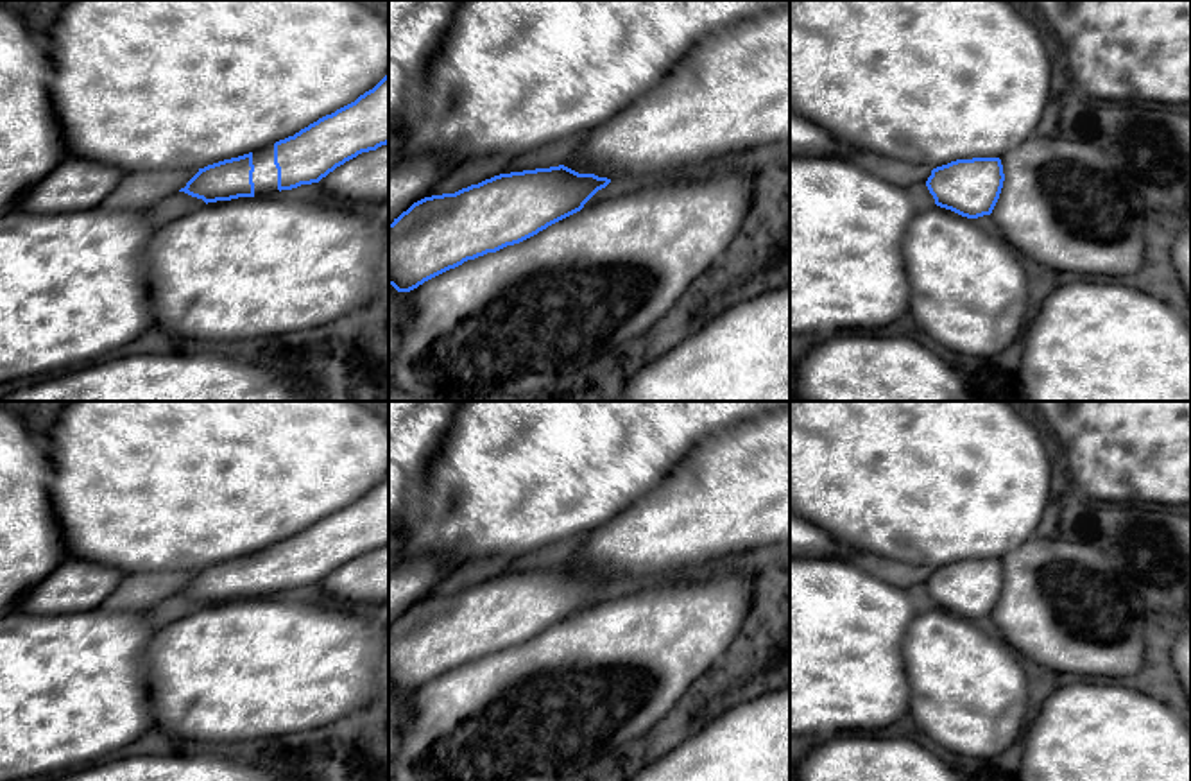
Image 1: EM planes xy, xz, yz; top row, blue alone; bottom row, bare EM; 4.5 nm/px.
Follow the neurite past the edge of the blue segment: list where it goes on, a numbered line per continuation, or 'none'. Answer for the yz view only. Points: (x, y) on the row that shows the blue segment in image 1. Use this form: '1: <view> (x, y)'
none

